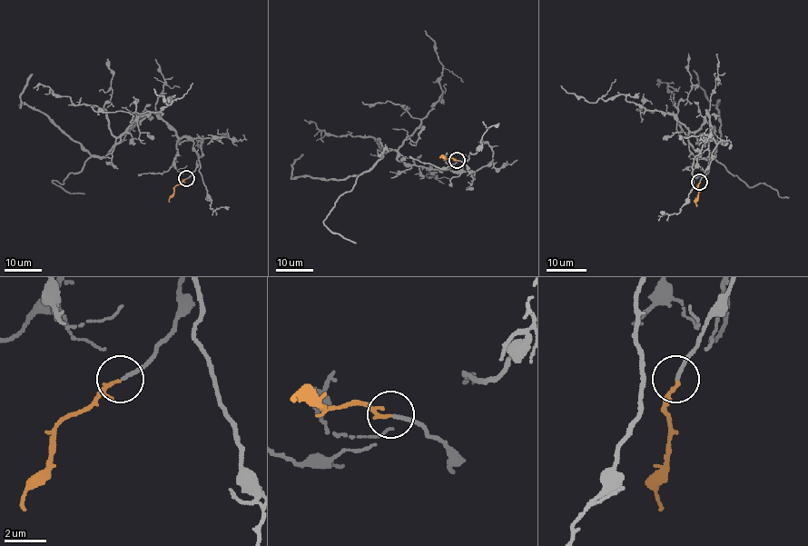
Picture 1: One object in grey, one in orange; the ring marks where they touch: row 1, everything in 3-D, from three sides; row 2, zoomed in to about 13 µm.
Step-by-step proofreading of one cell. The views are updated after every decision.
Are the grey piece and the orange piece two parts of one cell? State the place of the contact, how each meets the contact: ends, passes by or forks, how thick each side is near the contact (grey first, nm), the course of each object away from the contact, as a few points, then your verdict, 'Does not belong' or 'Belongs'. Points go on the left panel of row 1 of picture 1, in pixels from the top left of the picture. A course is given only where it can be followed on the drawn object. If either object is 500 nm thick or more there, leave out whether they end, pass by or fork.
Place: (186, 178). At the ring grey ends. At the ring orange passes by. Thickness 170 nm (grey) against 120 nm. Course of grey: (186, 178), (202, 139), (179, 137), (150, 114), (105, 156), (93, 156), (48, 117), (20, 107), (33, 74). Course of orange: (186, 178), (174, 187), (168, 202). Belongs

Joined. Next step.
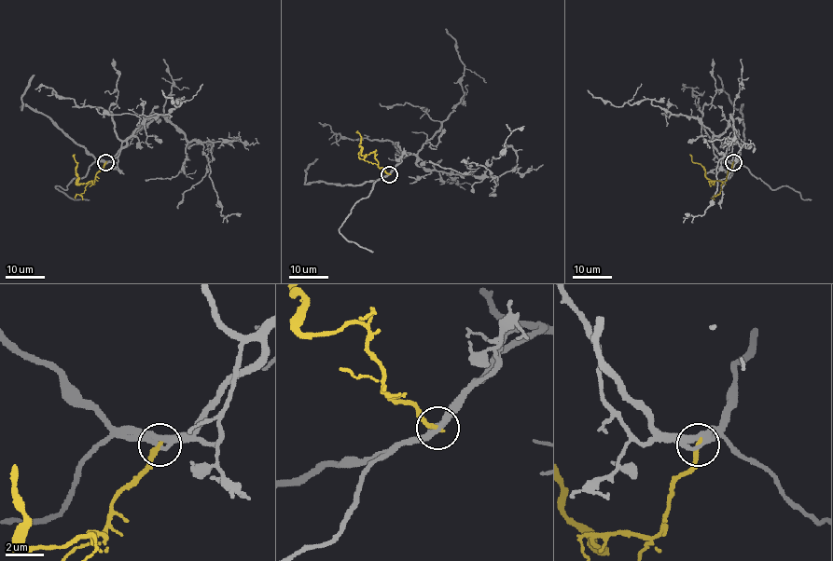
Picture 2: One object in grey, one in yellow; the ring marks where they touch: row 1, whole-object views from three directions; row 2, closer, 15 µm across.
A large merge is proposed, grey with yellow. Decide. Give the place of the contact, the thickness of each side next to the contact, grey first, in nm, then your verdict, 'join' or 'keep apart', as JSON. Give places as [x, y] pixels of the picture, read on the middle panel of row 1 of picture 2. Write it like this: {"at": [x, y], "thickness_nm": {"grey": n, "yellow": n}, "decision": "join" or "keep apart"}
{"at": [389, 174], "thickness_nm": {"grey": 360, "yellow": 280}, "decision": "keep apart"}

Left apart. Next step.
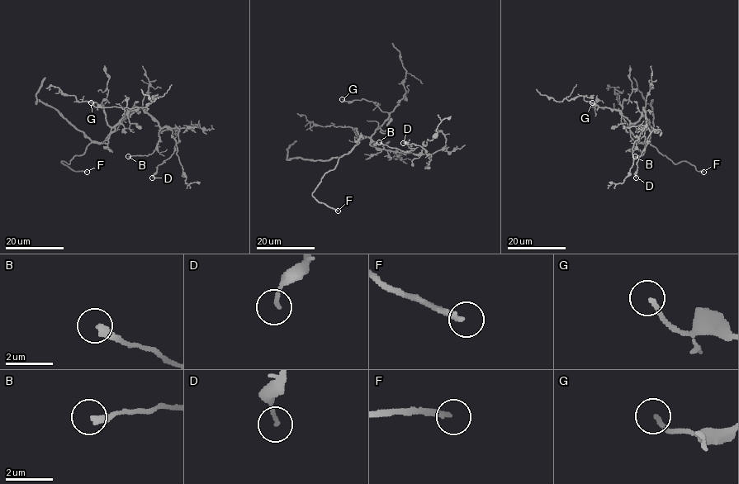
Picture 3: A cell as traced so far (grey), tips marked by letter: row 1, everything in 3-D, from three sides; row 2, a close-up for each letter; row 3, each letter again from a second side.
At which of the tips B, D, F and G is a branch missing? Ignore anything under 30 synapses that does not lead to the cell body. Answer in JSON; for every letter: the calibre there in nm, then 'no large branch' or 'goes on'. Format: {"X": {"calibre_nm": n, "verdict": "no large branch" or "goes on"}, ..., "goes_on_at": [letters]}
{"B": {"calibre_nm": 280, "verdict": "no large branch"}, "D": {"calibre_nm": 140, "verdict": "no large branch"}, "F": {"calibre_nm": 200, "verdict": "goes on"}, "G": {"calibre_nm": 150, "verdict": "no large branch"}, "goes_on_at": ["F"]}

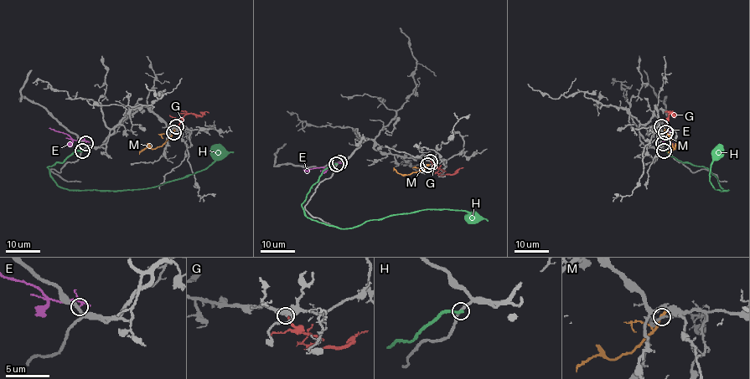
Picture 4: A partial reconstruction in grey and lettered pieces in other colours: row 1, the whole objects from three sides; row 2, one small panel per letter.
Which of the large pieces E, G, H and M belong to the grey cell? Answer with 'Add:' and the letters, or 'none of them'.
Add: G

